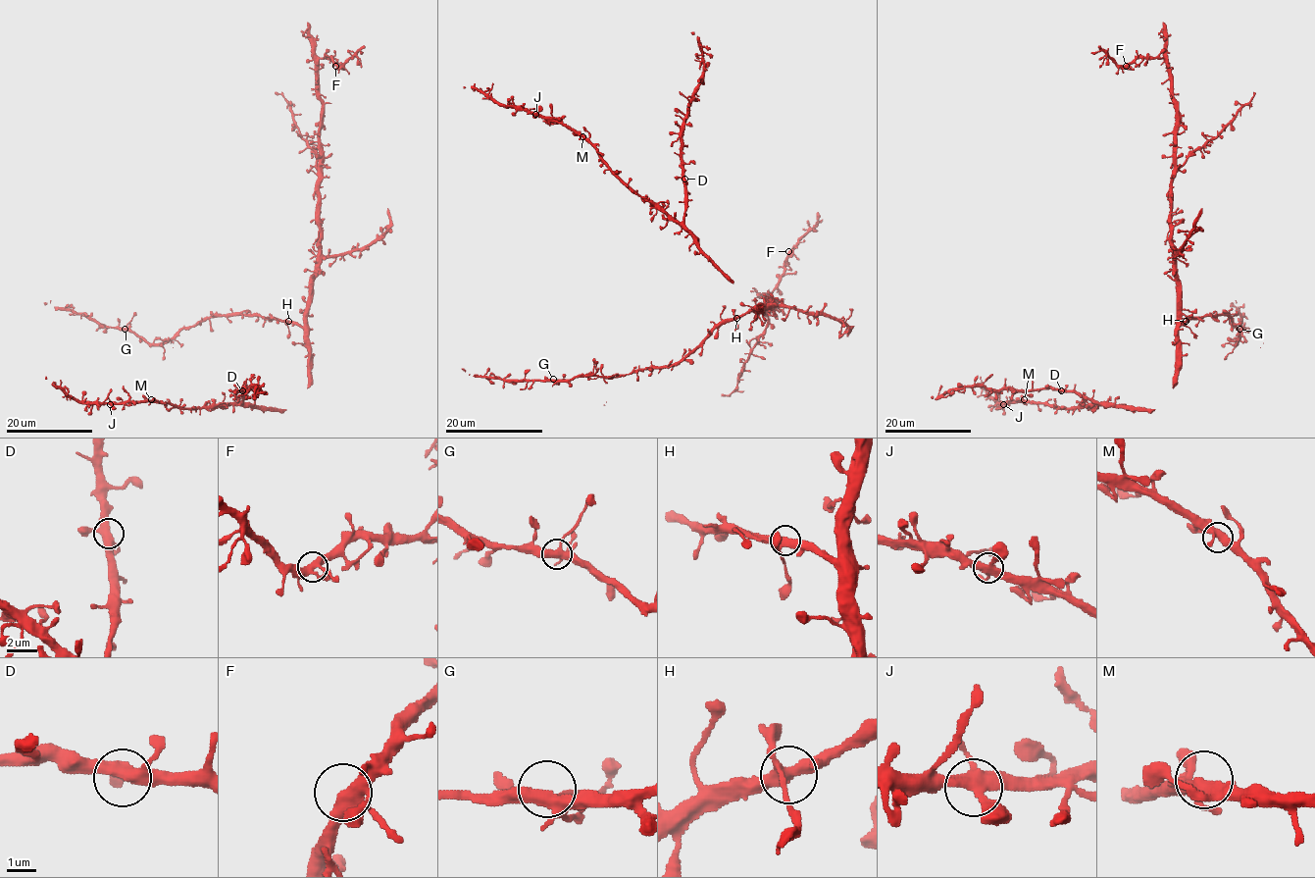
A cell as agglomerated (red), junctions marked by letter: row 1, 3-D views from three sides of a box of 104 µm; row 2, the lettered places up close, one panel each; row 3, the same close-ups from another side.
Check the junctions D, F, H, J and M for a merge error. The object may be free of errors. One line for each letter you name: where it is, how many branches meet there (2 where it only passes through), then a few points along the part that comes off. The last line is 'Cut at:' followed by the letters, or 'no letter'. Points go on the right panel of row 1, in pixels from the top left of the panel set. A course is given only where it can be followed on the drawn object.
Cut at: no letter

